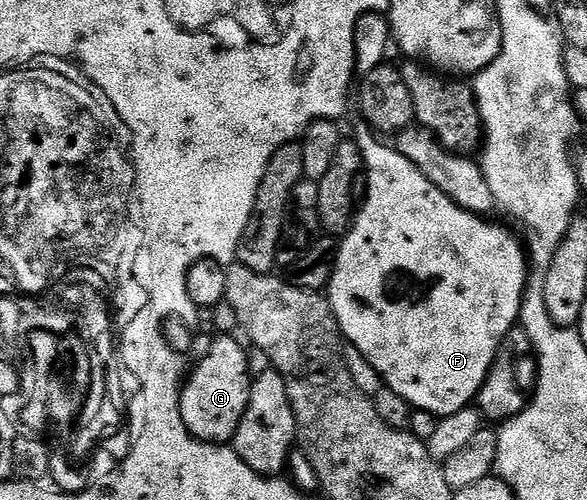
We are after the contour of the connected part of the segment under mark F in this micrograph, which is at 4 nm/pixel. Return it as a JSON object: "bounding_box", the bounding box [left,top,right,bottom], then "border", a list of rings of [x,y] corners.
{"bounding_box":[327,142,531,419],"border":[[[369,142],[367,144],[364,143],[363,153],[365,155],[363,201],[360,203],[359,209],[356,211],[353,224],[349,227],[348,234],[344,235],[339,242],[337,267],[334,268],[333,279],[331,279],[327,287],[329,306],[333,309],[333,315],[337,317],[337,327],[341,329],[342,339],[344,339],[348,345],[357,348],[359,352],[366,357],[371,366],[375,368],[375,372],[377,372],[382,378],[384,385],[388,387],[388,389],[393,390],[399,396],[403,396],[403,400],[407,400],[414,410],[426,410],[427,412],[437,415],[438,419],[447,418],[452,416],[453,413],[459,413],[459,411],[464,410],[465,407],[468,407],[470,403],[476,399],[477,393],[481,391],[481,385],[485,382],[485,377],[489,375],[489,369],[492,368],[493,361],[497,358],[499,351],[502,349],[503,343],[501,343],[501,341],[508,336],[509,329],[511,329],[512,326],[516,327],[518,325],[521,317],[521,301],[525,295],[525,284],[529,281],[529,275],[531,273],[531,263],[527,257],[527,251],[523,245],[522,239],[518,237],[518,235],[516,238],[516,236],[513,235],[507,227],[496,226],[495,223],[489,222],[493,220],[486,220],[480,214],[472,214],[463,208],[459,208],[459,204],[455,204],[455,200],[451,200],[443,192],[439,192],[439,188],[435,188],[435,184],[431,184],[431,180],[427,180],[427,176],[423,176],[423,172],[419,172],[419,168],[415,168],[415,164],[411,164],[411,160],[407,160],[407,156],[403,156],[397,151],[397,149],[389,147],[388,150],[388,148],[381,142]]]}

